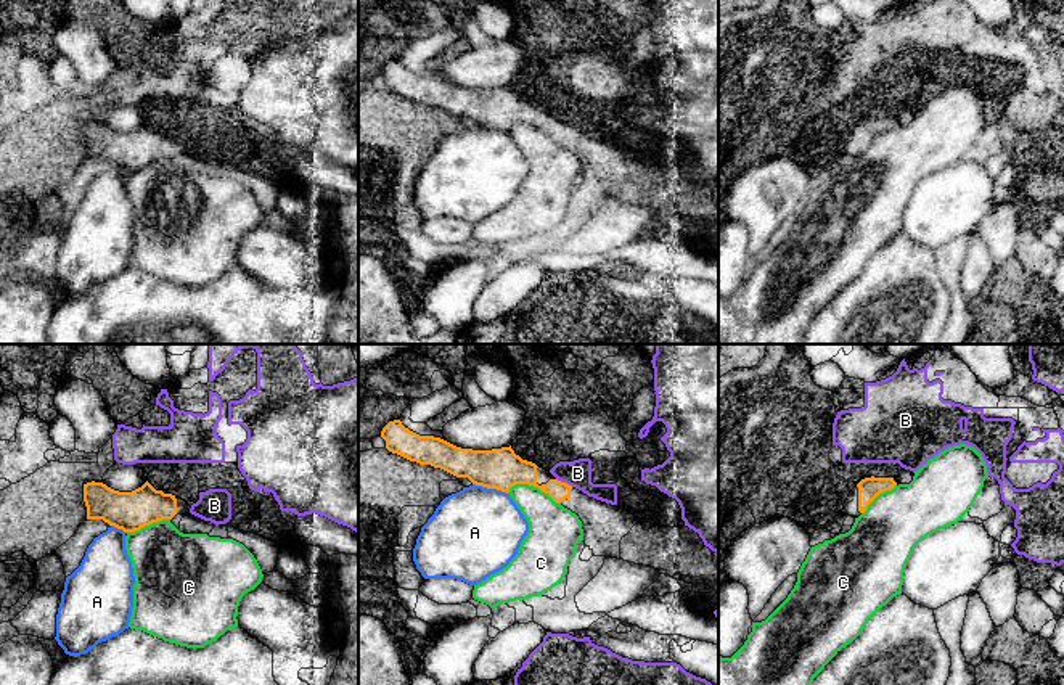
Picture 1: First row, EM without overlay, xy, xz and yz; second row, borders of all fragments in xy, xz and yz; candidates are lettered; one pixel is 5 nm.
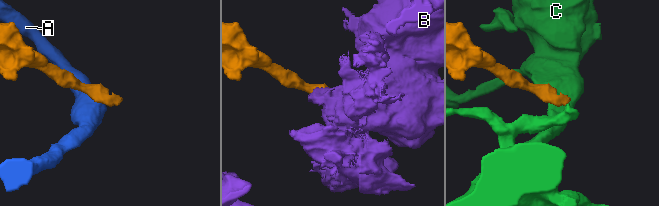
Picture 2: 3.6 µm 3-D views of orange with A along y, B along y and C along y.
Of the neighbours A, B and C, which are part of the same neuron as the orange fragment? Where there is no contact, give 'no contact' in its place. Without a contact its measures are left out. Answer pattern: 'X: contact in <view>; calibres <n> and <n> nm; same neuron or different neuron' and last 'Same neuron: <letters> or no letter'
A: contact in xz; calibres 200 and 440 nm; different neuron
B: contact in xz; calibres 130 and 140 nm; different neuron
C: contact in xz; calibres 200 and 260 nm; different neuron
Same neuron: no letter

